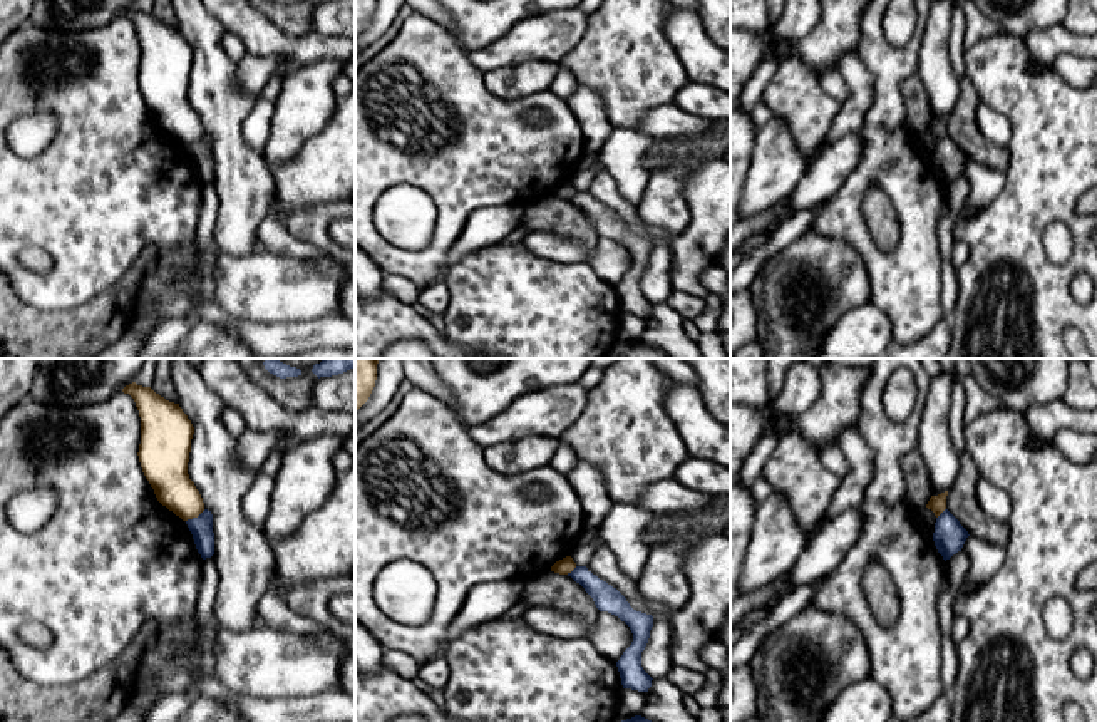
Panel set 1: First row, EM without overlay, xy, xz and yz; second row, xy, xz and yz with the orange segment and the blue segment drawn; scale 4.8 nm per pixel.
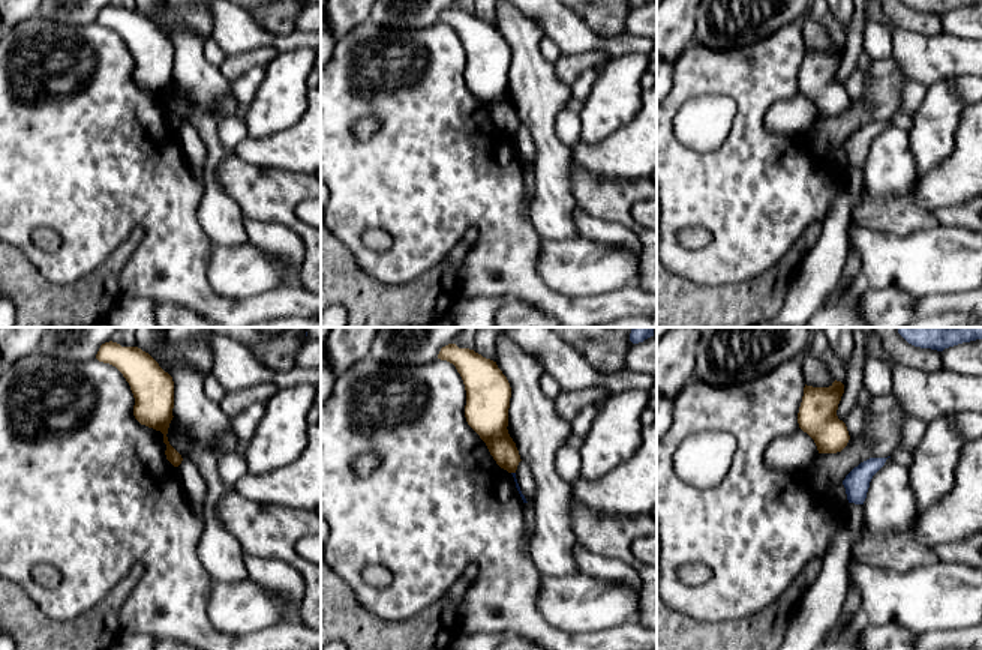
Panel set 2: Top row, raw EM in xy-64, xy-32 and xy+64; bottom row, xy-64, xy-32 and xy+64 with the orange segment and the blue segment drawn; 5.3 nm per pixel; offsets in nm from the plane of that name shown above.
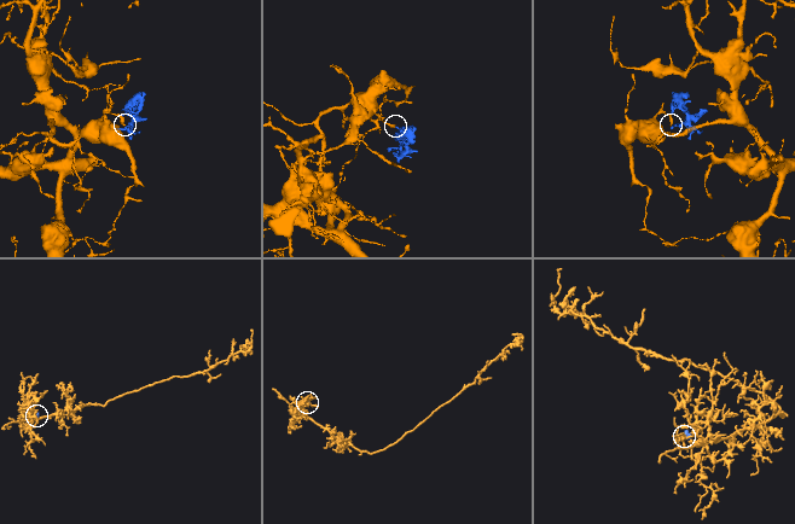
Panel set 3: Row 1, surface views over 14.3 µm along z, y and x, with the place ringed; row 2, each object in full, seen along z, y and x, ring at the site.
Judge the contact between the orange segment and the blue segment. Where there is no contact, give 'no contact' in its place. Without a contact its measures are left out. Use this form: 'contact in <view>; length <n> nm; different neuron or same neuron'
contact in xy; length 110 nm; different neuron

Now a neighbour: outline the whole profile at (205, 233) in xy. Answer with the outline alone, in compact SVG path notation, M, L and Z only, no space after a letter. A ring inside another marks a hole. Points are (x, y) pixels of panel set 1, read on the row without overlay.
M214 183L203 184L203 208L196 228L196 246L204 251L214 246L214 224L218 219L218 193Z

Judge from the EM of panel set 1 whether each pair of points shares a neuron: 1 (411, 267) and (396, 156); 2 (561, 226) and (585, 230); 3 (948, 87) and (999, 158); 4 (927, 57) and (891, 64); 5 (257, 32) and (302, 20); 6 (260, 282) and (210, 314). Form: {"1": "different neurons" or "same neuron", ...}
{"1": "same neuron", "2": "same neuron", "3": "different neurons", "4": "different neurons", "5": "different neurons", "6": "different neurons"}

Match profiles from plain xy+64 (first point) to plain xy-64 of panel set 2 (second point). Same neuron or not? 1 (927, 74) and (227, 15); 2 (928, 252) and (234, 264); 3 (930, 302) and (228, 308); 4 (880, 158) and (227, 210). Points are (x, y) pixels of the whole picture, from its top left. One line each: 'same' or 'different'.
1: same
2: same
3: same
4: same

